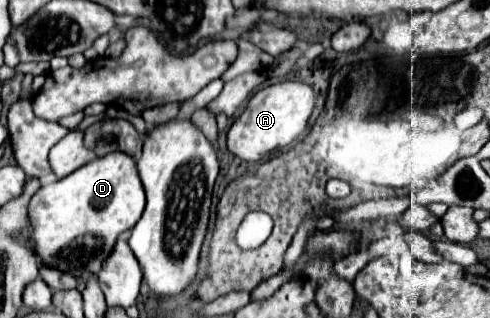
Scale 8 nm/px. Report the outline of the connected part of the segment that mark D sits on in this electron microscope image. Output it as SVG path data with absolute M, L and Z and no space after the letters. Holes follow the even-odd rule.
M107 153L75 169L71 175L41 187L29 203L31 227L27 233L35 239L39 263L55 265L75 277L85 271L99 273L117 237L137 223L143 209L145 191L137 175L135 159L125 157L125 153ZM81 237L85 237L85 247L71 247Z

